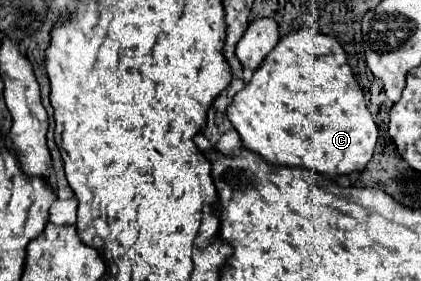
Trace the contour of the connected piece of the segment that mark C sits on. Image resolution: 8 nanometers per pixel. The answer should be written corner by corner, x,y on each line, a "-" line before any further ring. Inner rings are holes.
263,17
249,23
245,35
241,37
235,49
243,67
251,69
257,67
251,81
233,97
231,105
227,107
227,117
241,135
243,145
253,153
261,155
271,165
287,165
287,167
303,165
329,177
363,171
373,157
379,131
365,105
363,89
353,77
343,47
335,37
315,33
313,29
297,29
287,33
279,43
277,41
279,41
279,25
275,23
275,19

